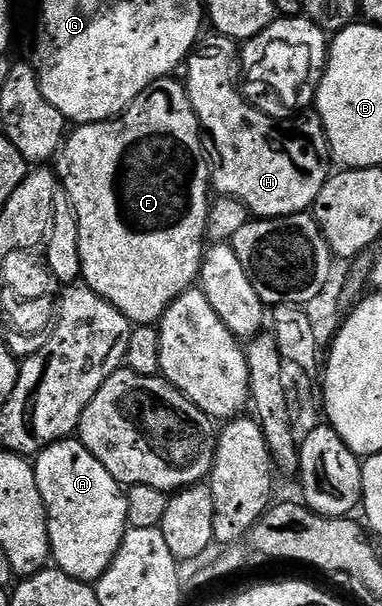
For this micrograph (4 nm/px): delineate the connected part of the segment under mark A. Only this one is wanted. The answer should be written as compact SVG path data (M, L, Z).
M78 438L50 444L33 463L37 490L41 490L47 511L54 567L84 582L100 580L114 562L129 529L124 485L115 481Z

